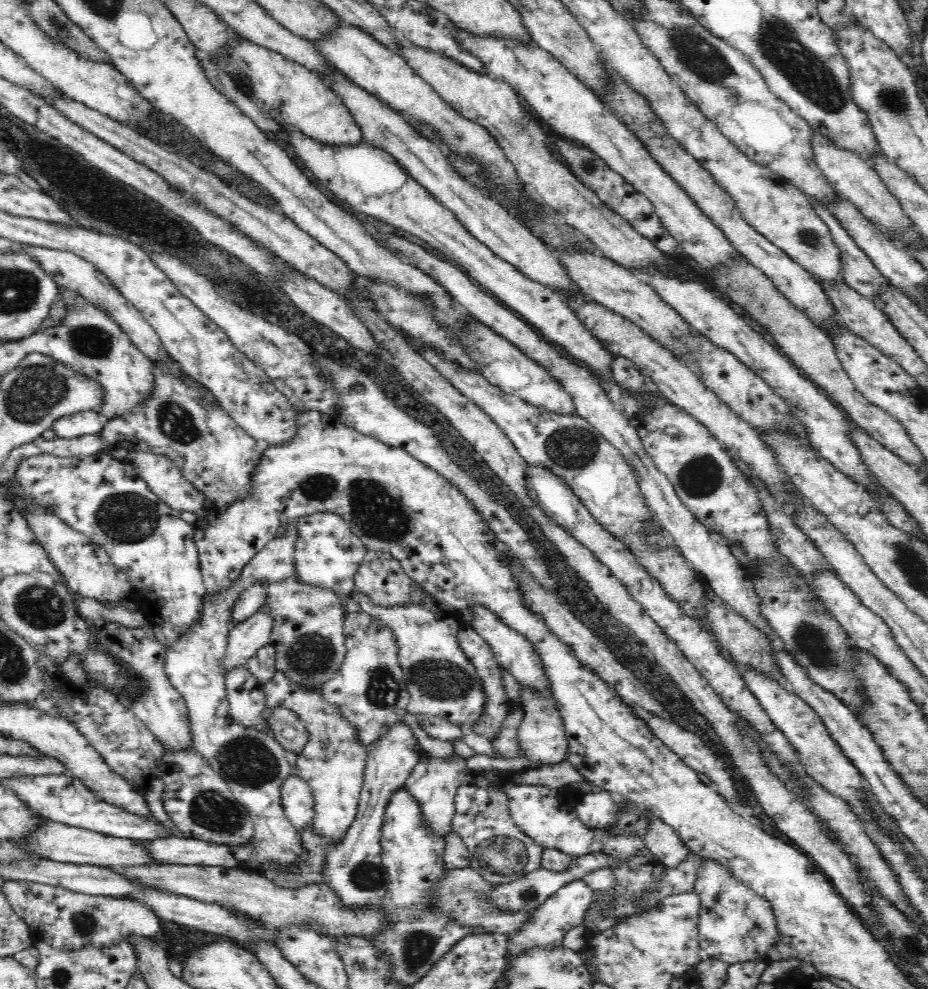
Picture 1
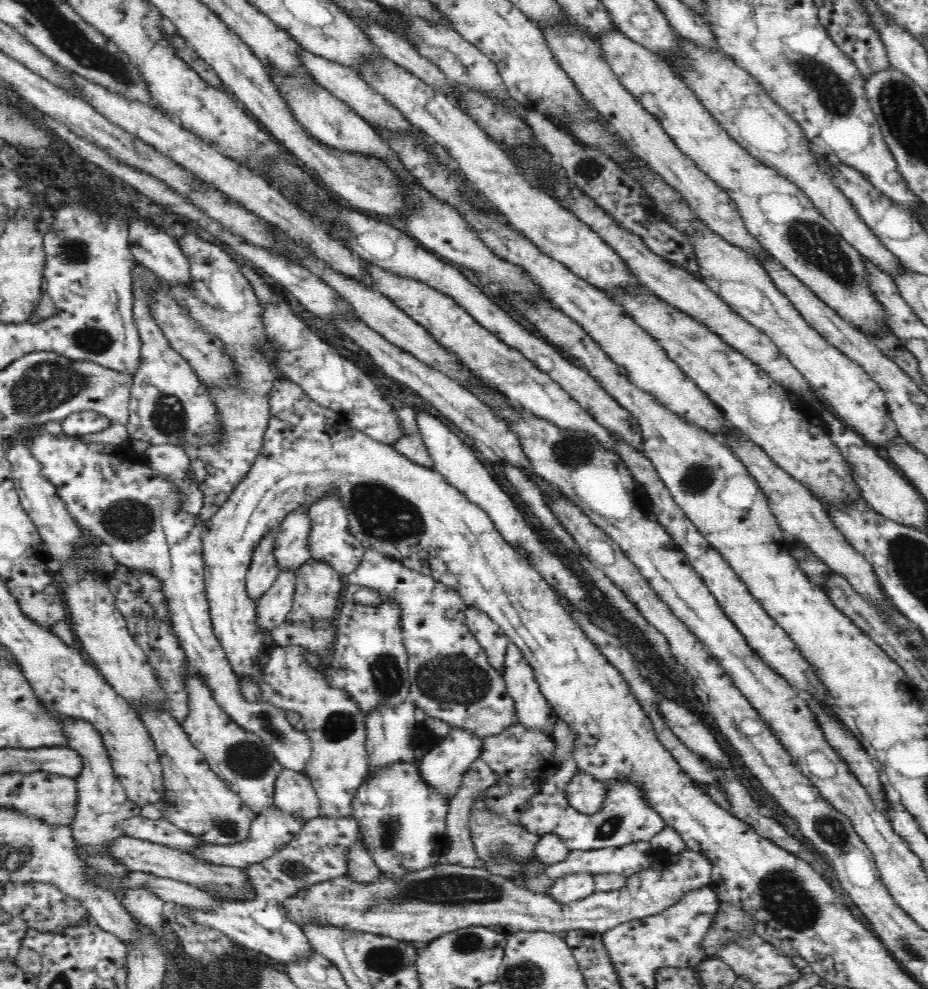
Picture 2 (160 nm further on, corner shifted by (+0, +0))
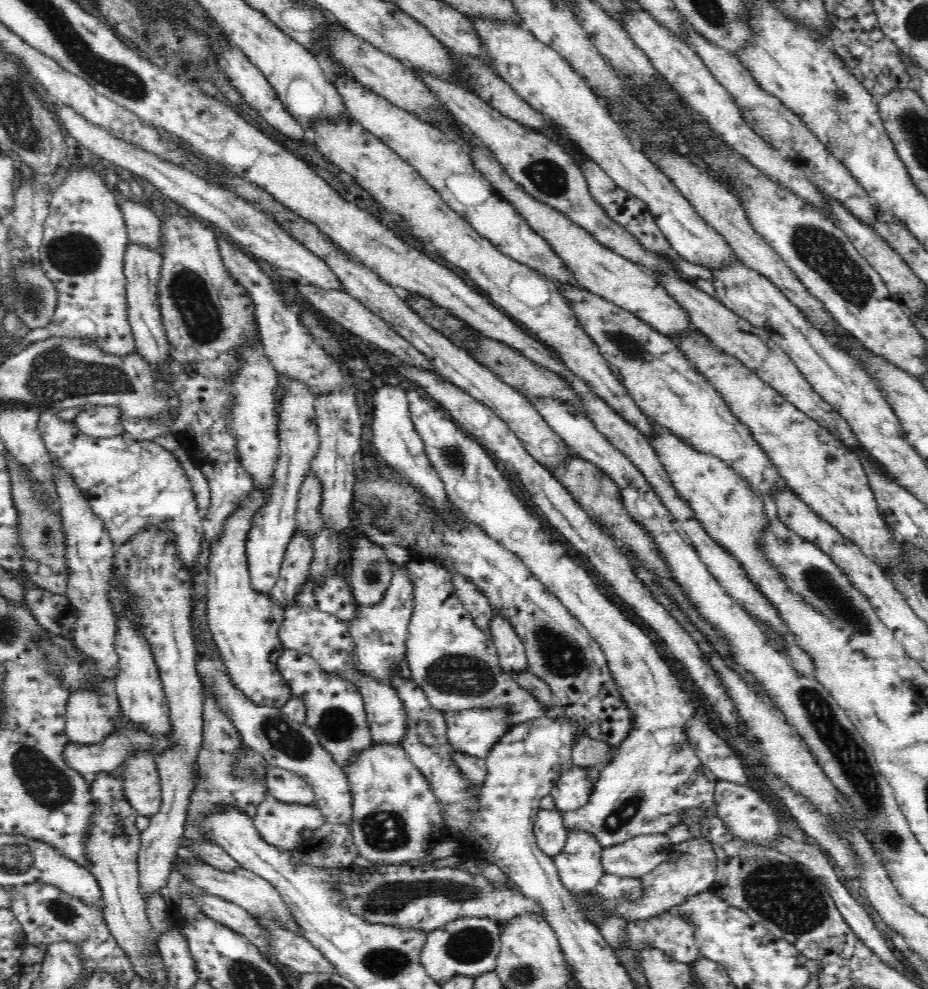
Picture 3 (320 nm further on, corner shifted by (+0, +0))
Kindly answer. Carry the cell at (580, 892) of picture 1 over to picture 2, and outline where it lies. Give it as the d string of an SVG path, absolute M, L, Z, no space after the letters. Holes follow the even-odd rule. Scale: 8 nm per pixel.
M591 872L562 874L558 880L554 880L550 896L556 903L572 903L595 894L595 884L595 875Z

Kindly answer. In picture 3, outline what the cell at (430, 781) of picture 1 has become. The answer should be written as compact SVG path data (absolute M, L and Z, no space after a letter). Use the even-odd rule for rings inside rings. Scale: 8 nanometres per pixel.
M498 704L492 708L466 708L445 712L447 739L453 753L486 759L492 747L509 731L509 712Z

